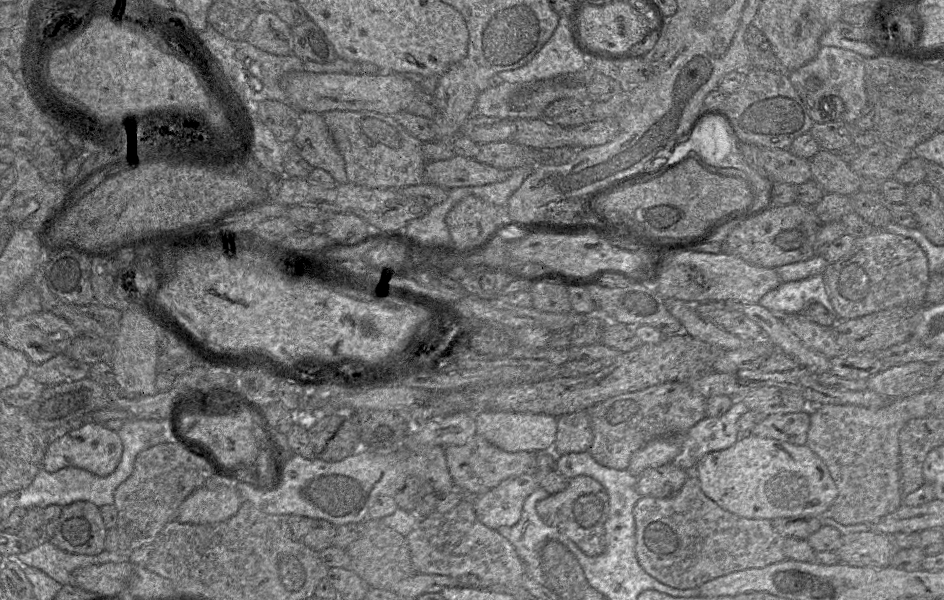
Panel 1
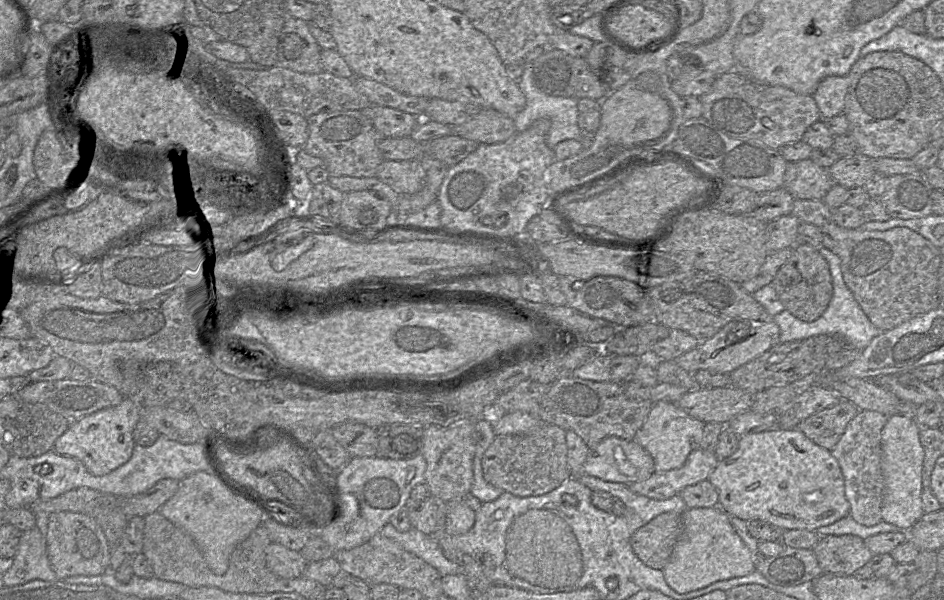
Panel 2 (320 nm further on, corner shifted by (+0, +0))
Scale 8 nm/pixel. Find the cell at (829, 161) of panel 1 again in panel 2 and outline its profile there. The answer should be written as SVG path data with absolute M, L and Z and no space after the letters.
M809 158L787 163L783 188L795 200L822 200L834 184L829 170Z

